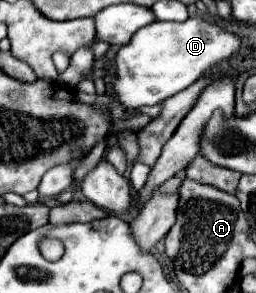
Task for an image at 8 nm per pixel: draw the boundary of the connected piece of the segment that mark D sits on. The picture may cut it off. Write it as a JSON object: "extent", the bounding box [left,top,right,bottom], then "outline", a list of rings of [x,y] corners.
{"extent":[111,16,239,110],"outline":[[[203,16],[185,22],[153,22],[133,34],[131,42],[121,46],[115,56],[115,76],[111,90],[115,100],[129,110],[155,106],[165,98],[189,88],[199,76],[221,60],[227,60],[239,48],[239,38],[225,32]]]}

